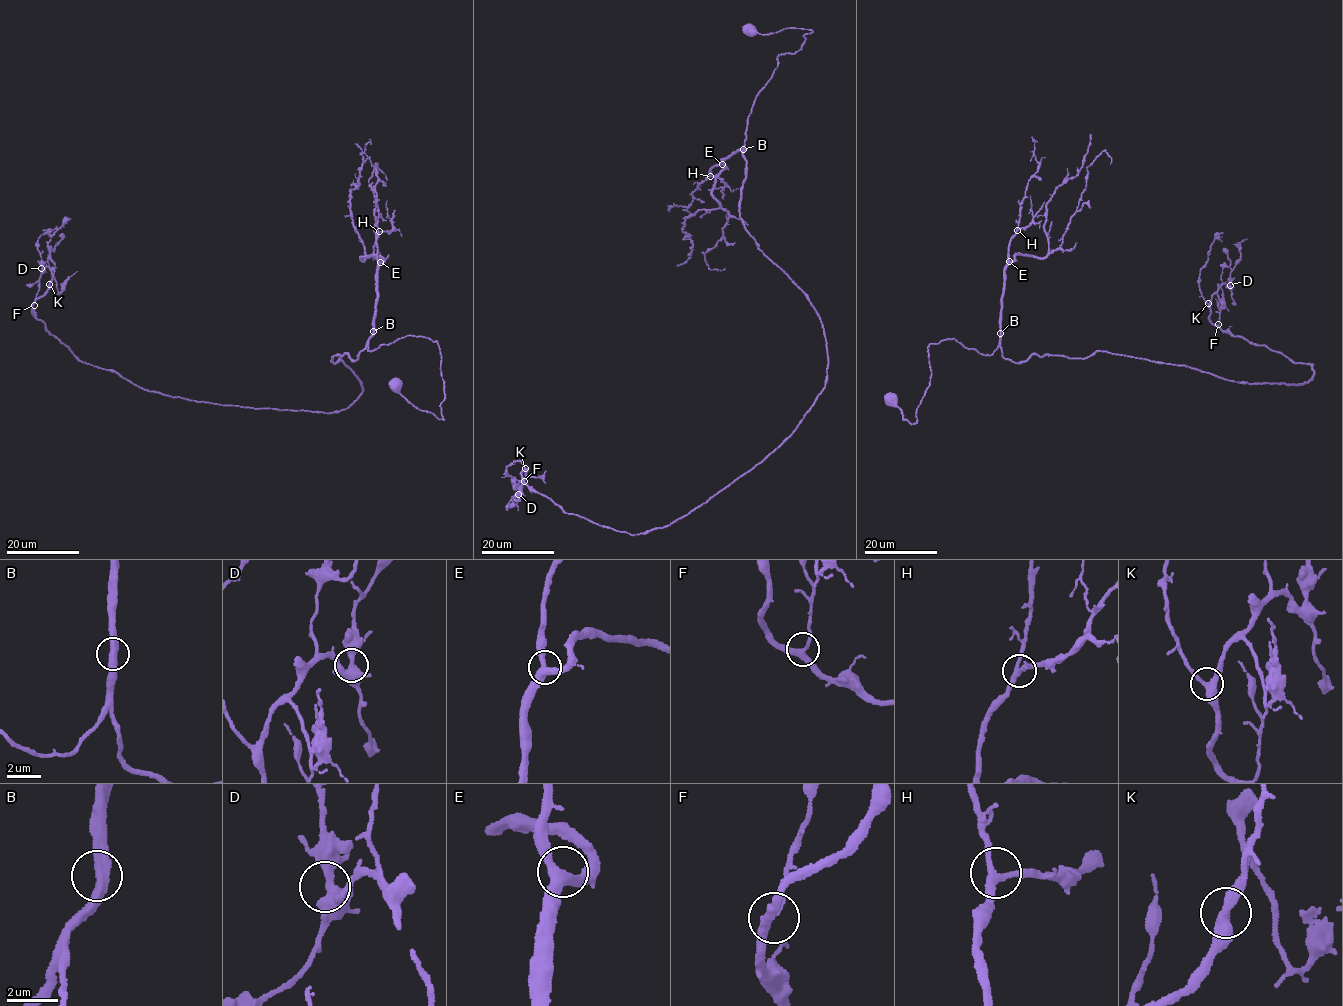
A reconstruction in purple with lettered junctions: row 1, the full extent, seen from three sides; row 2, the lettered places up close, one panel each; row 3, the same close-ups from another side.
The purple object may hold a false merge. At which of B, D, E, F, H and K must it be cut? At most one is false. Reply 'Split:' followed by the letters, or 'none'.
Split: none

